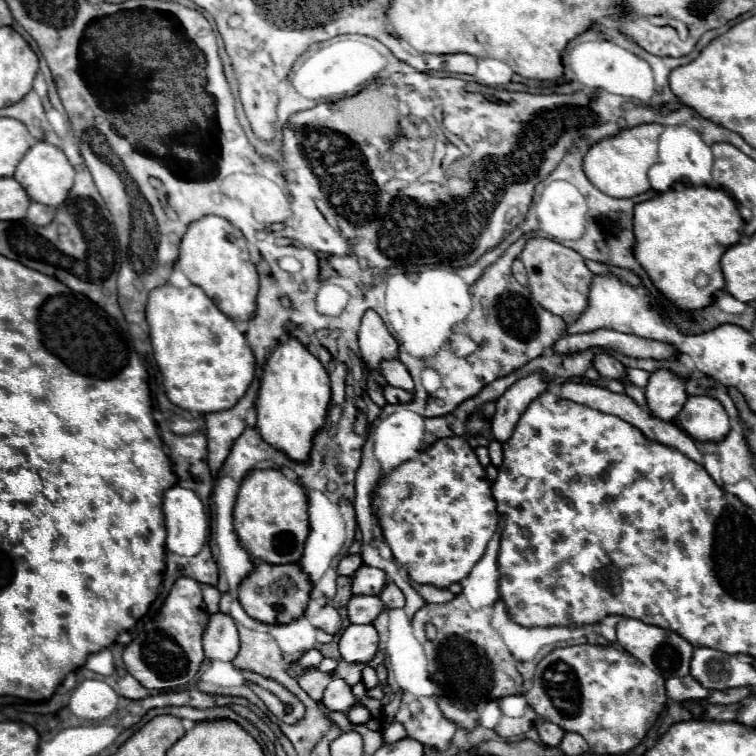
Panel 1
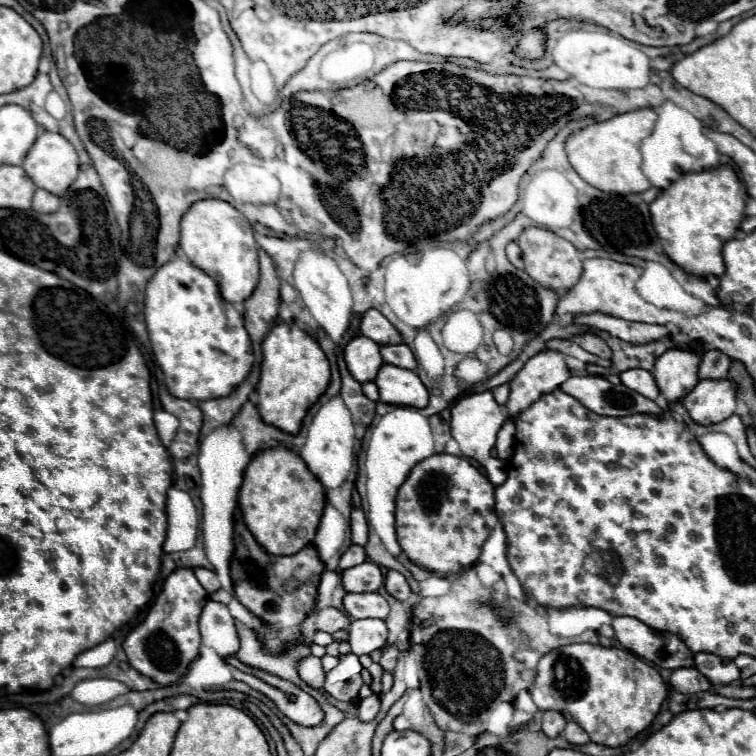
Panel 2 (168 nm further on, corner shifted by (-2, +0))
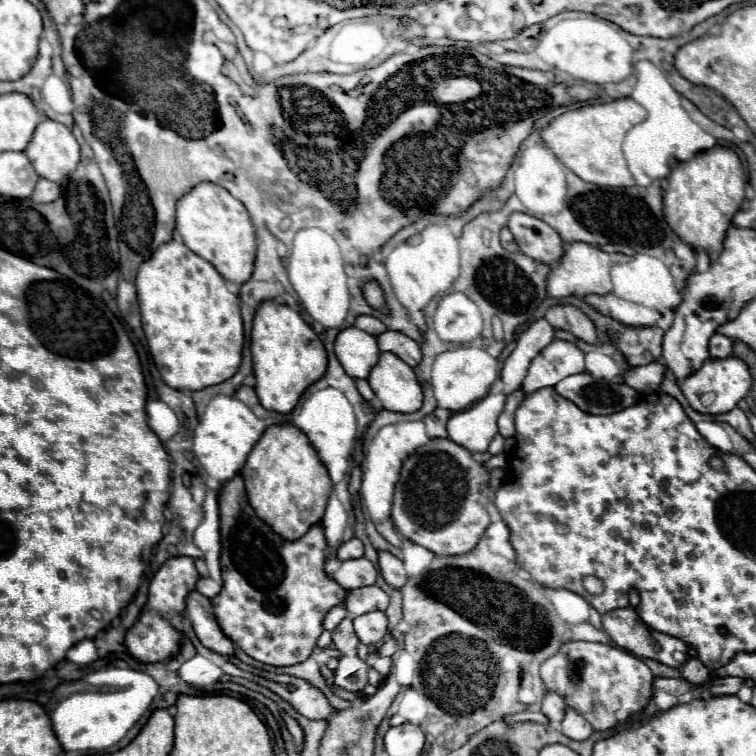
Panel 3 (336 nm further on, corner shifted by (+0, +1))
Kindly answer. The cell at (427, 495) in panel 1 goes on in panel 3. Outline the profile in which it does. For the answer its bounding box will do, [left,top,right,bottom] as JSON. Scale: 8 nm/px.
[392,438,490,556]

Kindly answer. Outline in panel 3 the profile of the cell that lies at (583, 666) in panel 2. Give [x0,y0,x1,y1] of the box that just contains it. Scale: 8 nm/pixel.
[540,642,654,730]

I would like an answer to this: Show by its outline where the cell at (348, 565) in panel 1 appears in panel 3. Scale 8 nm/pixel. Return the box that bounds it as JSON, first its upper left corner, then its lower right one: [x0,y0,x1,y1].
[338,538,364,560]

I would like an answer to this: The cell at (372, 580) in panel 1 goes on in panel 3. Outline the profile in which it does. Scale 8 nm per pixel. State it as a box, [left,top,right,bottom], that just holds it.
[332,558,376,590]

